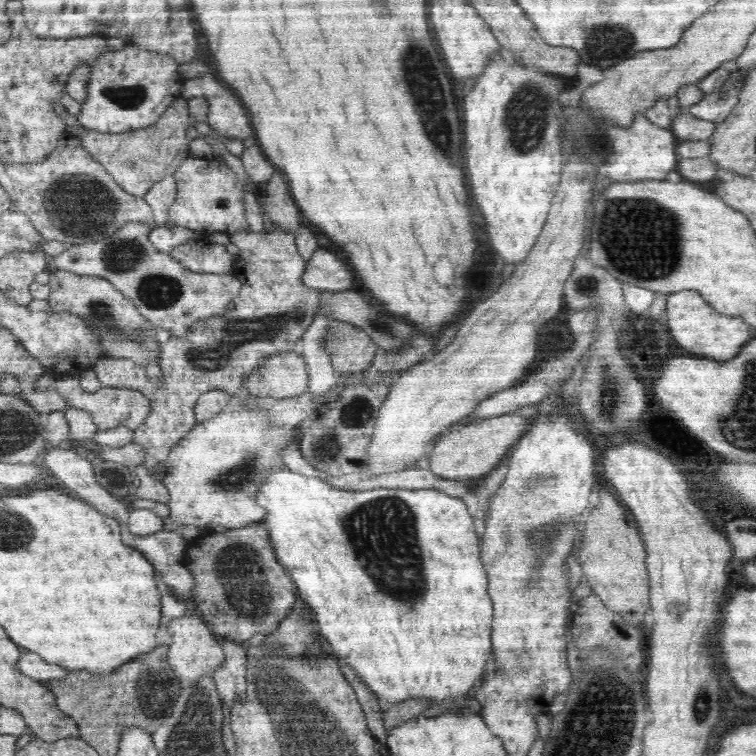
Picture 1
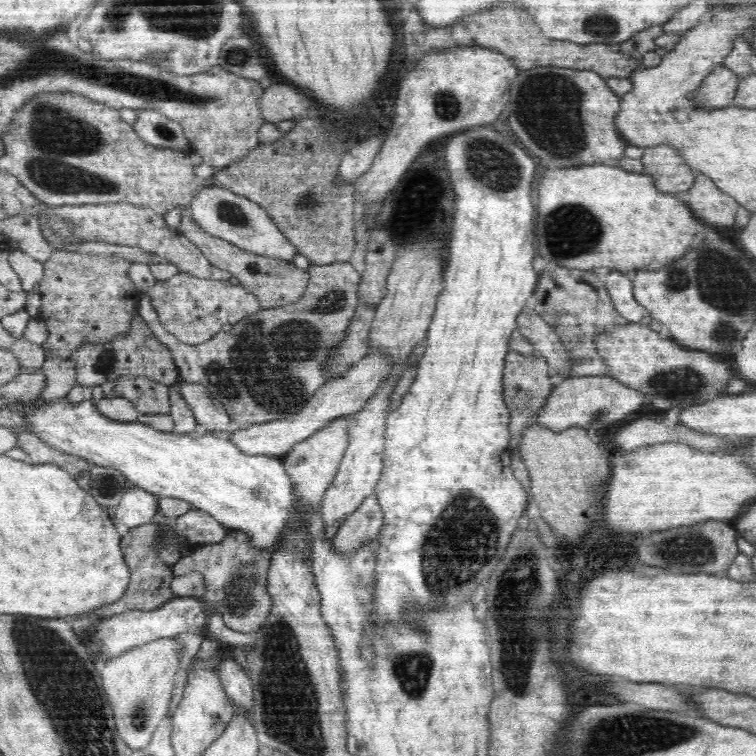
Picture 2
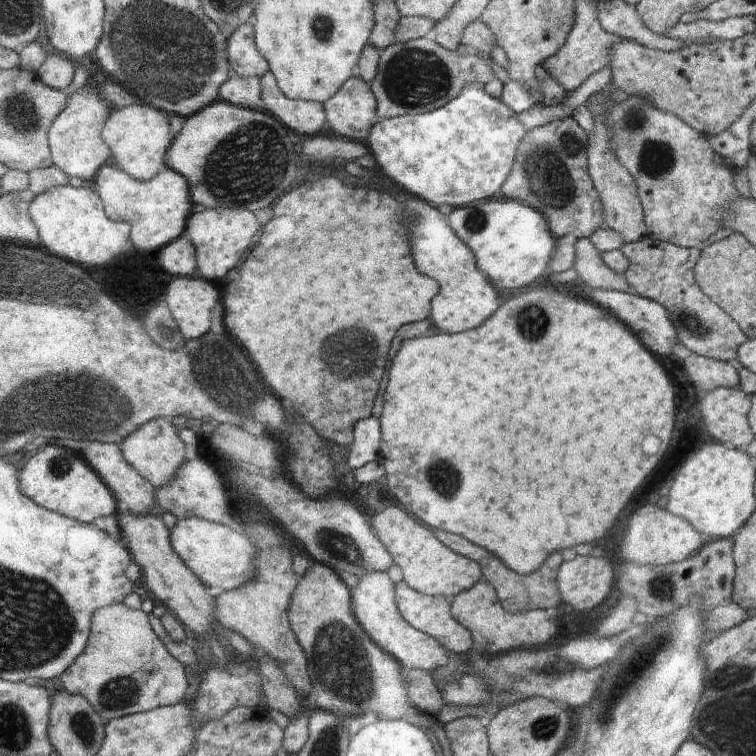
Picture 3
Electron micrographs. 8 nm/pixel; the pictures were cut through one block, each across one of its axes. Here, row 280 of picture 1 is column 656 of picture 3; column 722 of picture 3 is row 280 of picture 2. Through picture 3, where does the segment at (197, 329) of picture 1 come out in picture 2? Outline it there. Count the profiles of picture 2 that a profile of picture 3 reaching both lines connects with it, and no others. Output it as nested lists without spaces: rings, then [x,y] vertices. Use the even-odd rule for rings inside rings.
[[[336,261],[322,266],[313,264],[306,271],[309,276],[308,286],[297,303],[273,309],[261,308],[258,312],[242,318],[229,331],[221,330],[202,344],[181,343],[174,334],[164,330],[164,325],[160,322],[156,311],[153,310],[152,303],[149,302],[146,294],[142,294],[140,297],[138,312],[144,323],[158,337],[160,343],[172,351],[172,359],[174,359],[179,376],[184,382],[205,386],[209,393],[223,404],[234,425],[245,429],[253,424],[288,418],[291,414],[300,412],[306,402],[314,396],[314,393],[325,382],[330,381],[330,373],[326,369],[328,350],[338,346],[346,338],[346,330],[348,330],[360,302],[358,286],[361,275],[348,261]]]

